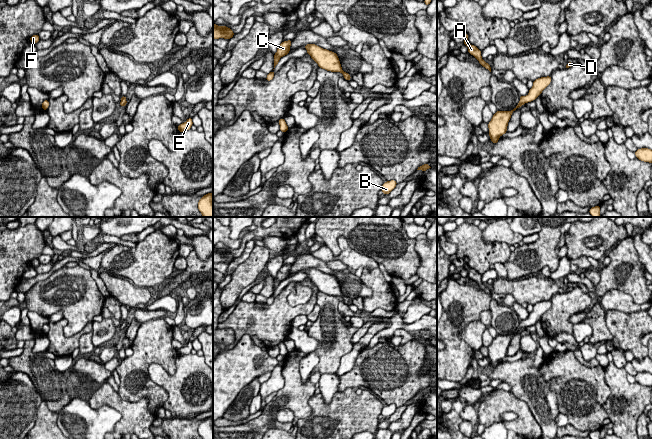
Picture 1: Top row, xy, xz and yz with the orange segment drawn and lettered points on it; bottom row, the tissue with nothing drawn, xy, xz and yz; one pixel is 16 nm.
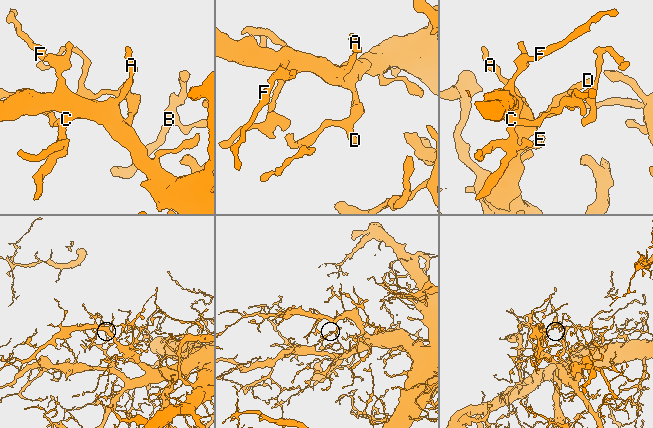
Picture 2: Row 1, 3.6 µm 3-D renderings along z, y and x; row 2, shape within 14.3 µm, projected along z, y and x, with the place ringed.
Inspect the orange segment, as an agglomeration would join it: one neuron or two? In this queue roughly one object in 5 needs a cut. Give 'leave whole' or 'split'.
leave whole

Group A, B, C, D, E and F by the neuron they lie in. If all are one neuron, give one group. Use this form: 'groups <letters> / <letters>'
groups A B C D E F

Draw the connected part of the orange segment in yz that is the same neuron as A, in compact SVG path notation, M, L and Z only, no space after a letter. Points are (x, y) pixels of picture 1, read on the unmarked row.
M465 257L463 267L468 271L468 277L473 279L479 285L481 290L485 291L491 296L491 290L482 283L482 280L481 280L482 275L479 274L476 270L471 269L468 266L468 261L469 261L468 258Z

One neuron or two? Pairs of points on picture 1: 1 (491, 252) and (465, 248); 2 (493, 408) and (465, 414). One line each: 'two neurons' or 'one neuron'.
1: one neuron
2: two neurons

